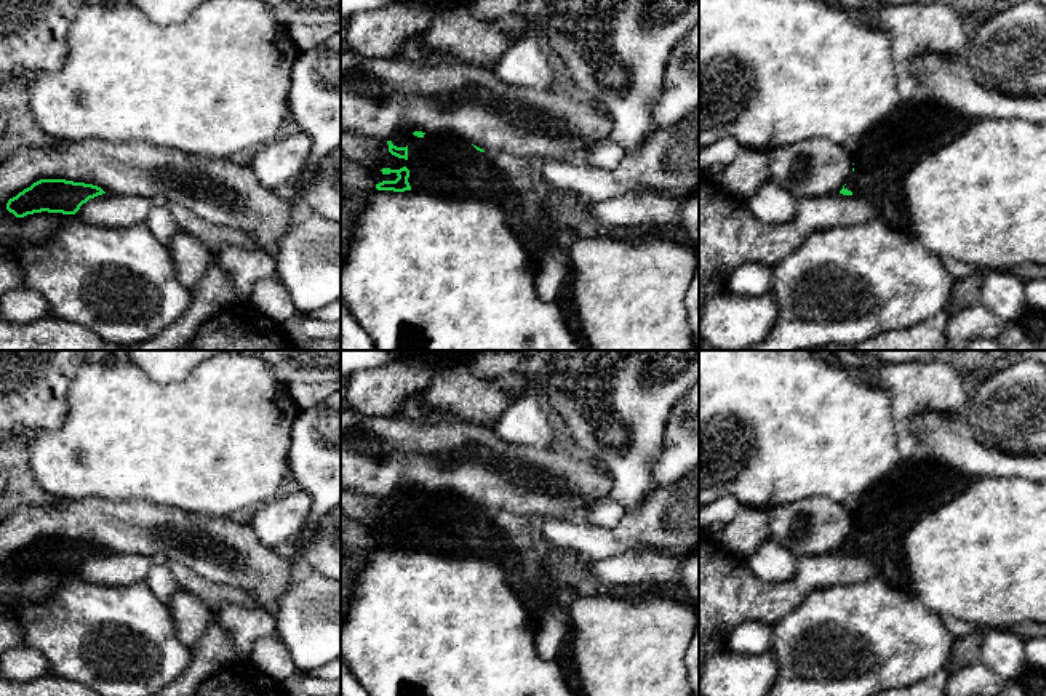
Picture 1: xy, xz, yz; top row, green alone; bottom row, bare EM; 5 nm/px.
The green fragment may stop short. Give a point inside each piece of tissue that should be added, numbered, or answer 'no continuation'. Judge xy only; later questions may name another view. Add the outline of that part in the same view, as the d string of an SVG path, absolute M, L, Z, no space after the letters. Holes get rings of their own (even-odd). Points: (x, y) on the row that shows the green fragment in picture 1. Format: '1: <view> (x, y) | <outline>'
no continuation

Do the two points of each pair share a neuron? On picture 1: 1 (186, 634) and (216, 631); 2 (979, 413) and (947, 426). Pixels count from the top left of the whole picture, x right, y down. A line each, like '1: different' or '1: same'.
1: different
2: different

